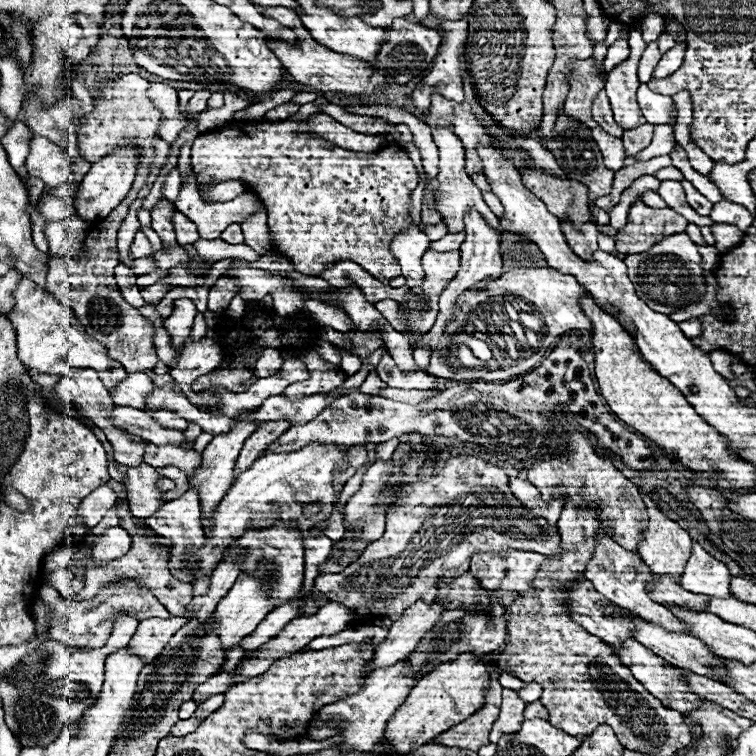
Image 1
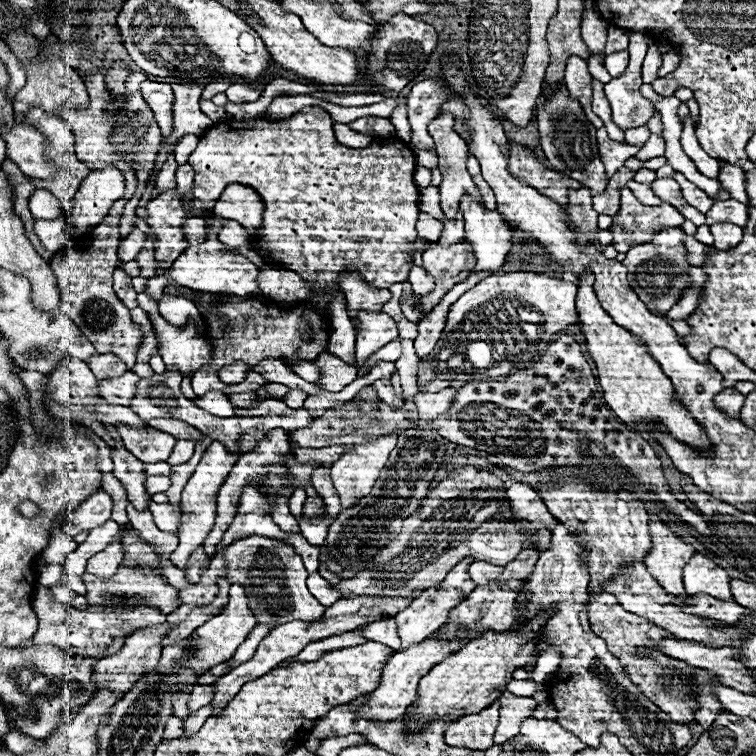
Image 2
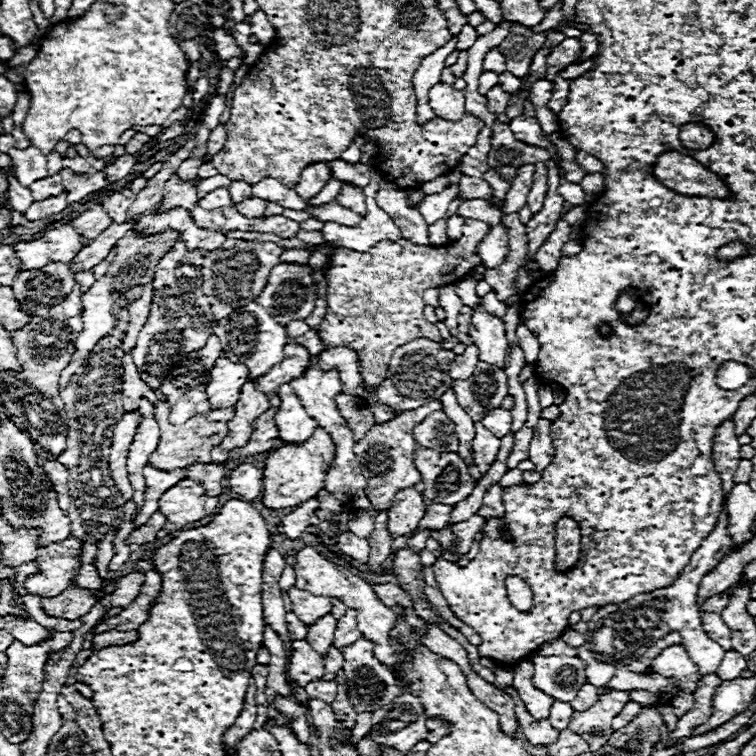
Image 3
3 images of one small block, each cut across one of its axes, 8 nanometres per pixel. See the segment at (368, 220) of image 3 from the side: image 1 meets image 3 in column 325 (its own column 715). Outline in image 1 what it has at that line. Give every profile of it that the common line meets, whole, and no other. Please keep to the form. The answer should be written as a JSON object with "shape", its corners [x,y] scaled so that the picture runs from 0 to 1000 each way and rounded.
{"shape":[[[944,296],[942,307],[944,307],[944,315],[947,315],[947,328],[952,333],[960,333],[960,331],[971,328],[981,317],[981,312],[984,312],[984,307],[979,307],[968,296]]]}

